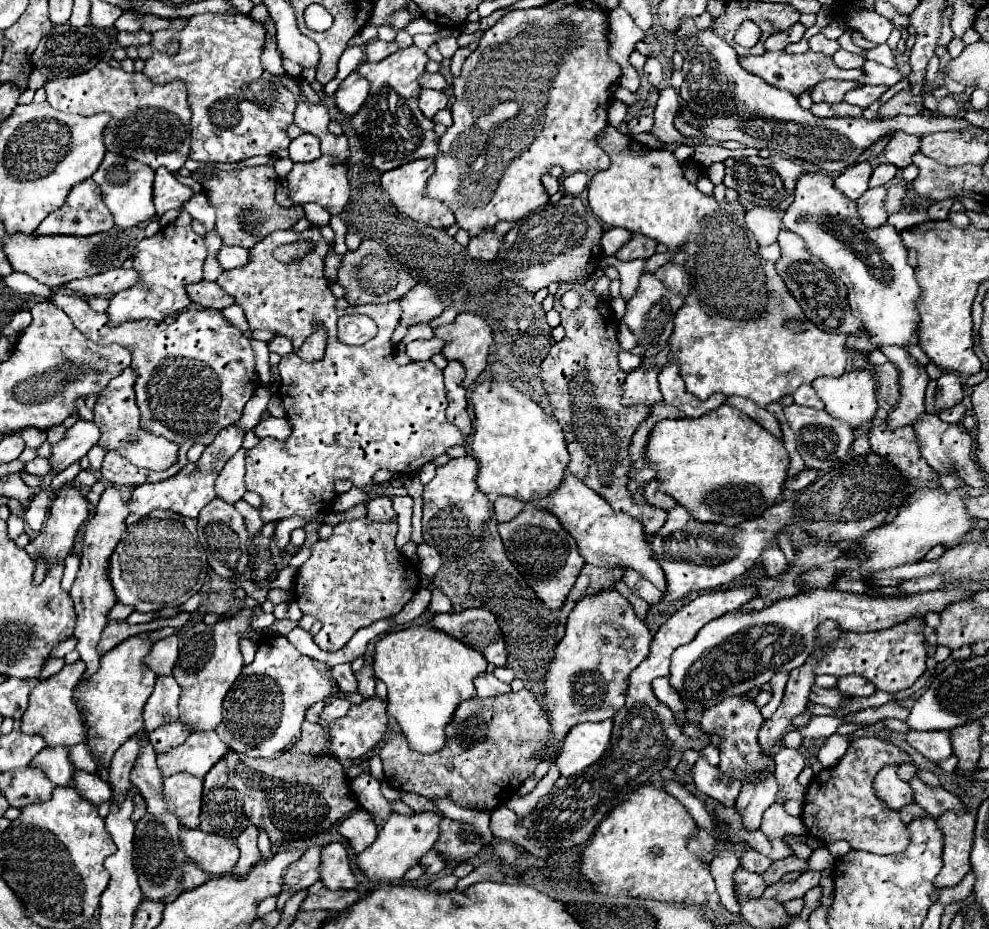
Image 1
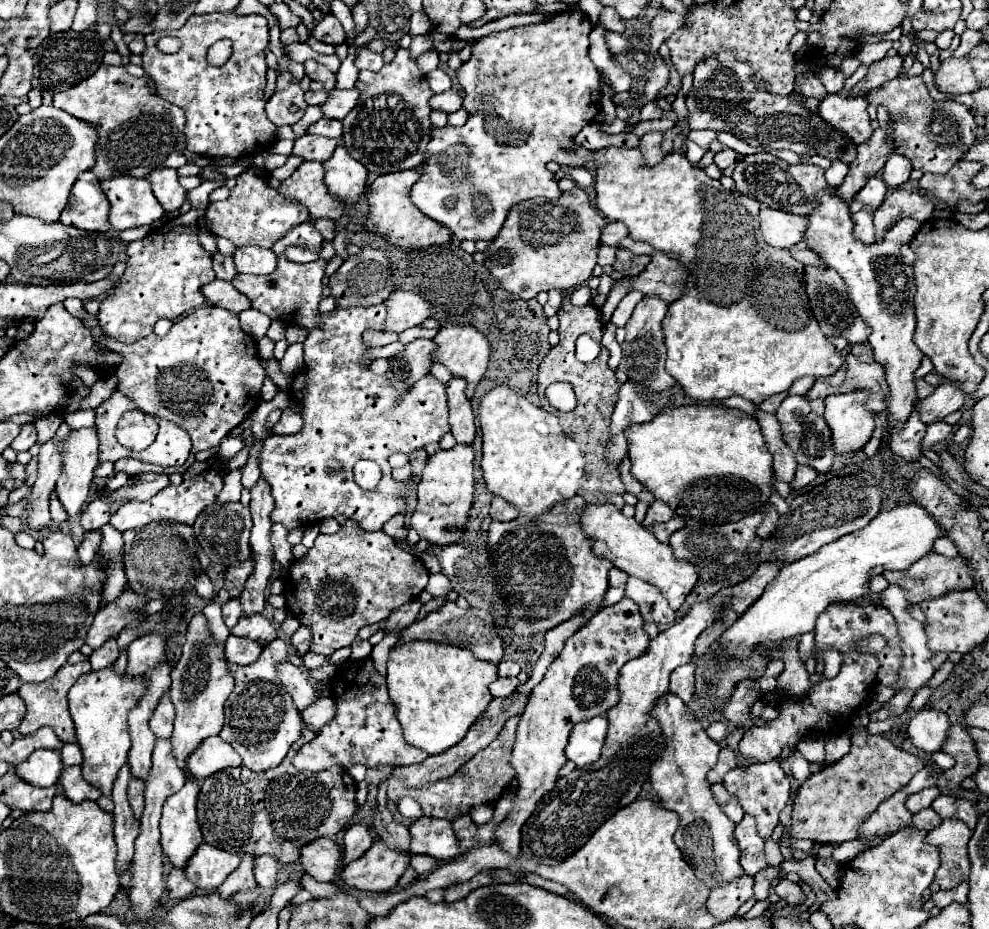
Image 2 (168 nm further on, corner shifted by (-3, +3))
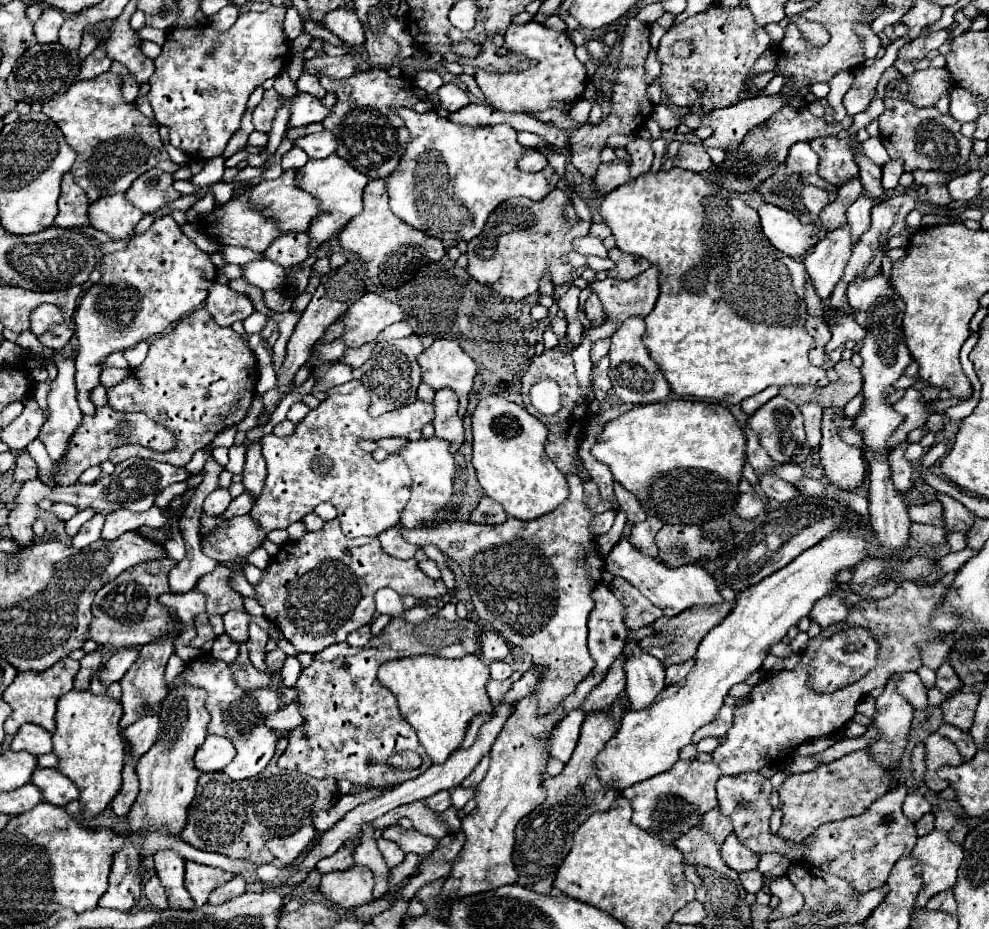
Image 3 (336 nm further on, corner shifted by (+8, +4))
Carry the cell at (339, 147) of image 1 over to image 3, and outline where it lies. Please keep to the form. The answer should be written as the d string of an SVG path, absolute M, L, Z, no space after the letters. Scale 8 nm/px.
M335 153L317 161L309 159L307 165L297 171L297 185L321 201L321 213L311 221L309 227L311 253L315 253L321 243L325 243L335 231L341 231L355 215L359 215L359 211L363 211L361 195L367 181L369 181L367 175L353 169L345 159L337 157Z

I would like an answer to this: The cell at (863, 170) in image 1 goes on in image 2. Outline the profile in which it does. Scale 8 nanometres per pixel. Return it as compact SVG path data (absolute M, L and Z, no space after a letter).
M872 178L868 180L868 184L856 194L856 198L850 202L850 212L858 212L866 206L870 208L878 208L882 202L886 200L886 184L880 178Z

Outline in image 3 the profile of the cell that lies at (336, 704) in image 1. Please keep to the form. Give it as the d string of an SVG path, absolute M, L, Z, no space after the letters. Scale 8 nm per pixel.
M291 701L289 705L283 705L277 713L269 715L269 719L265 721L271 729L277 731L293 731L295 727L299 727L303 723L303 715L301 715L301 703Z

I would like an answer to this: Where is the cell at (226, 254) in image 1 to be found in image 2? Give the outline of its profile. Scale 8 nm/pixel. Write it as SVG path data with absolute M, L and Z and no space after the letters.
M242 246L234 254L234 262L238 272L268 276L276 270L276 254L272 250L260 246Z

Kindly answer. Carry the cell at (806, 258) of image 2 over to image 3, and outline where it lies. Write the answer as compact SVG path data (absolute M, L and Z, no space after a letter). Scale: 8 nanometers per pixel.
M849 223L827 233L811 251L807 251L803 263L807 273L815 285L815 291L821 299L827 299L835 285L839 283L851 255L853 239L849 231Z

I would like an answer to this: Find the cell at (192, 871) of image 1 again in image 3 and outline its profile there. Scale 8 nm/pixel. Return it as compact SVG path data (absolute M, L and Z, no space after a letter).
M155 875L145 883L145 895L147 895L147 899L149 899L157 909L165 909L165 907L169 907L165 889L161 887L161 881L159 881Z

